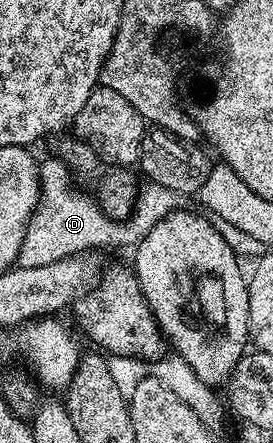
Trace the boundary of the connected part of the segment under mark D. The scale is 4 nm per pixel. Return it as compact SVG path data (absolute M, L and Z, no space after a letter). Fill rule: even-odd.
M42 159L39 165L39 204L26 228L17 264L37 268L56 263L69 255L101 249L105 246L133 248L145 238L153 227L178 209L179 198L171 189L155 183L146 183L138 191L135 207L127 219L113 219L99 206L98 201L71 189L70 166L61 159ZM101 247L101 248L99 248Z

